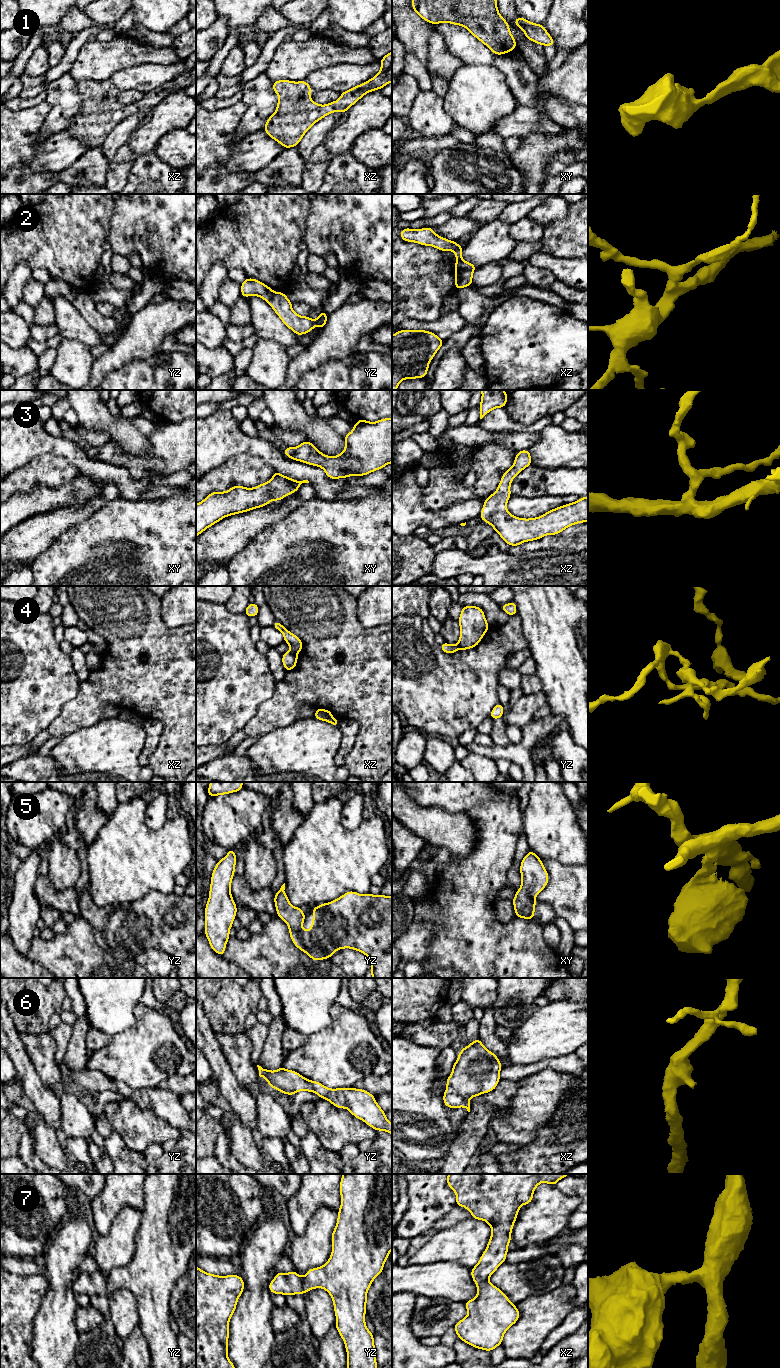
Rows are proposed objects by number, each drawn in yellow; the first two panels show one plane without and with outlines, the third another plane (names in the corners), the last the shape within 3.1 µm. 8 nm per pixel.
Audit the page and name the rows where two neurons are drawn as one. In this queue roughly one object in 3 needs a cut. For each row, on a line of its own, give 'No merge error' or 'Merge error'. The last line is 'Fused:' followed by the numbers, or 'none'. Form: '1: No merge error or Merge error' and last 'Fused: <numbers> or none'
1: No merge error
2: Merge error
3: No merge error
4: Merge error
5: No merge error
6: No merge error
7: No merge error
Fused: 2, 4

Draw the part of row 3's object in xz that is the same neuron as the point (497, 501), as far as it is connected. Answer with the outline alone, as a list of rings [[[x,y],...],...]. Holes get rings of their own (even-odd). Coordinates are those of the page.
[[[518,451],[513,466],[502,474],[496,491],[484,499],[479,516],[510,546],[517,547],[523,542],[539,540],[546,535],[557,535],[569,526],[588,522],[588,496],[556,507],[536,518],[525,519],[510,514],[507,511],[507,501],[511,497],[512,480],[530,465],[530,451]]]

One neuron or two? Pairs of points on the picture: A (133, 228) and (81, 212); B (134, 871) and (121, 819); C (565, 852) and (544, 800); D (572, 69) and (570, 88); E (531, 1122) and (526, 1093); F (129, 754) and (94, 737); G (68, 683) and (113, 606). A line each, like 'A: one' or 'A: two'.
A: two
B: one
C: one
D: one
E: one
F: one
G: two

